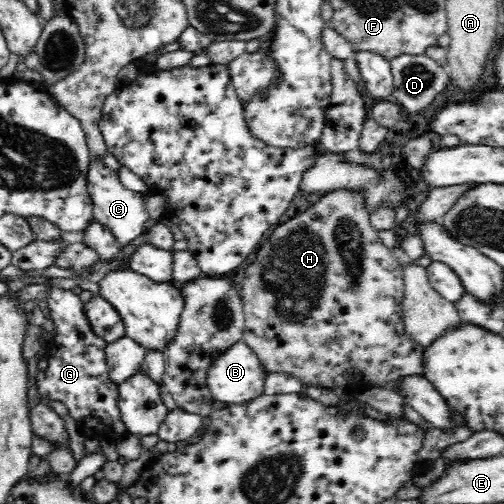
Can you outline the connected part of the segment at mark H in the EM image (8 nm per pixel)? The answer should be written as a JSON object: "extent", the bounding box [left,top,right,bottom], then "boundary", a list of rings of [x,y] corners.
{"extent":[240,192,426,396],"boundary":[[[336,192],[320,197],[303,213],[295,217],[286,216],[272,231],[269,238],[262,242],[256,252],[256,260],[245,268],[246,275],[242,280],[240,292],[245,312],[245,329],[242,341],[246,343],[260,359],[264,370],[268,373],[284,373],[300,381],[304,387],[320,384],[324,388],[342,386],[352,396],[370,388],[402,390],[408,377],[425,377],[426,374],[426,347],[416,342],[406,331],[402,334],[396,332],[396,324],[402,318],[404,302],[403,266],[392,258],[393,249],[383,245],[378,231],[371,225],[370,214],[364,209],[361,196],[352,196],[350,192]]]}

